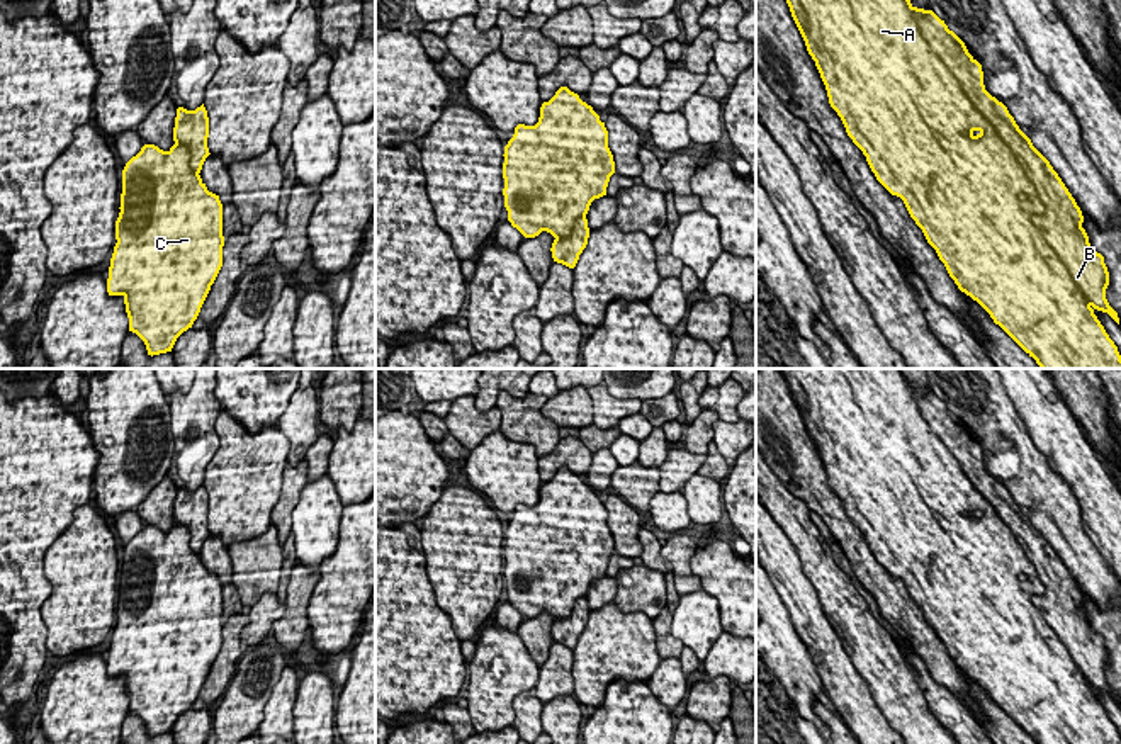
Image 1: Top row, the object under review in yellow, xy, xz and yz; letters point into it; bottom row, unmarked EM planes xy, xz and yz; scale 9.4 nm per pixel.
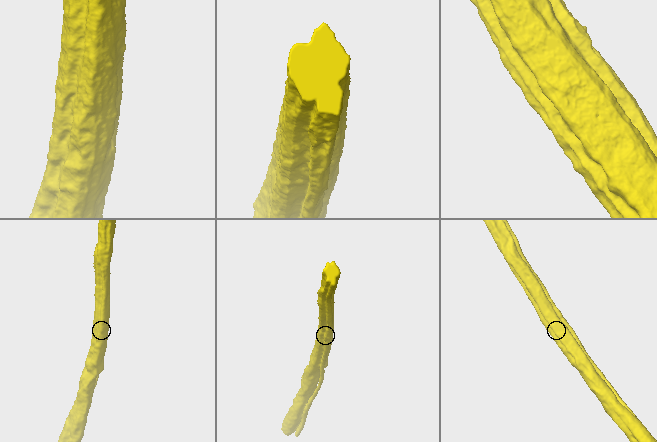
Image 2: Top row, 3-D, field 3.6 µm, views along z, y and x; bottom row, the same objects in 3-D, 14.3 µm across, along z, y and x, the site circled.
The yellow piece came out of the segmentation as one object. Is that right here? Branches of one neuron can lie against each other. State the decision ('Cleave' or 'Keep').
Cleave

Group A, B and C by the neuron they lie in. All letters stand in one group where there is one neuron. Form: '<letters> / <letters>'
A C / B

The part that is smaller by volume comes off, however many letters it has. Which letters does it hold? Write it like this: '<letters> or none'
B

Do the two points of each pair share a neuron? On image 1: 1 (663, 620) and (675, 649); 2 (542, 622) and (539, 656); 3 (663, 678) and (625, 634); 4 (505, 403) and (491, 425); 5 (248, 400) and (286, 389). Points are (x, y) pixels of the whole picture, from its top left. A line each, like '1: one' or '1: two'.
1: one
2: one
3: two
4: two
5: one

